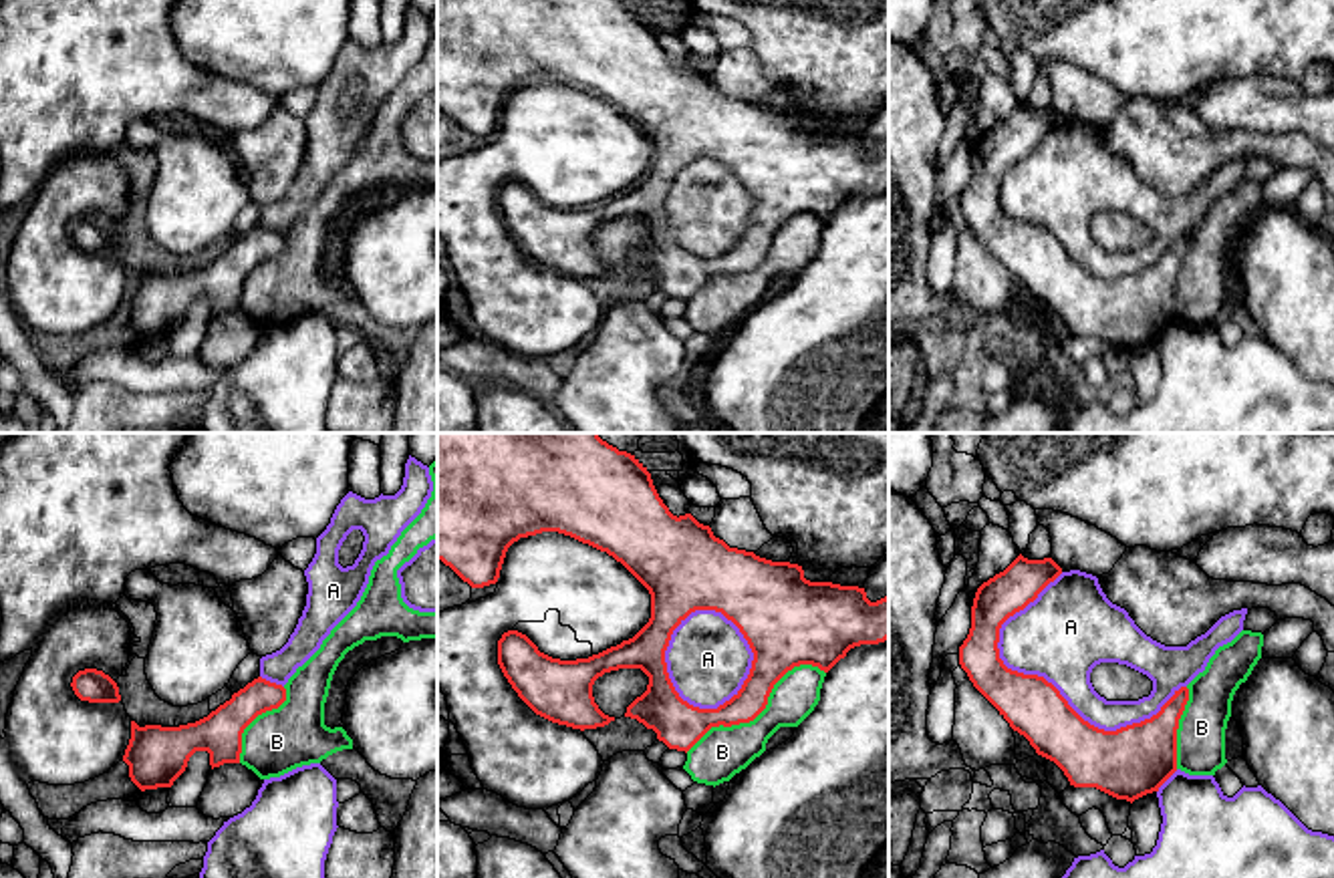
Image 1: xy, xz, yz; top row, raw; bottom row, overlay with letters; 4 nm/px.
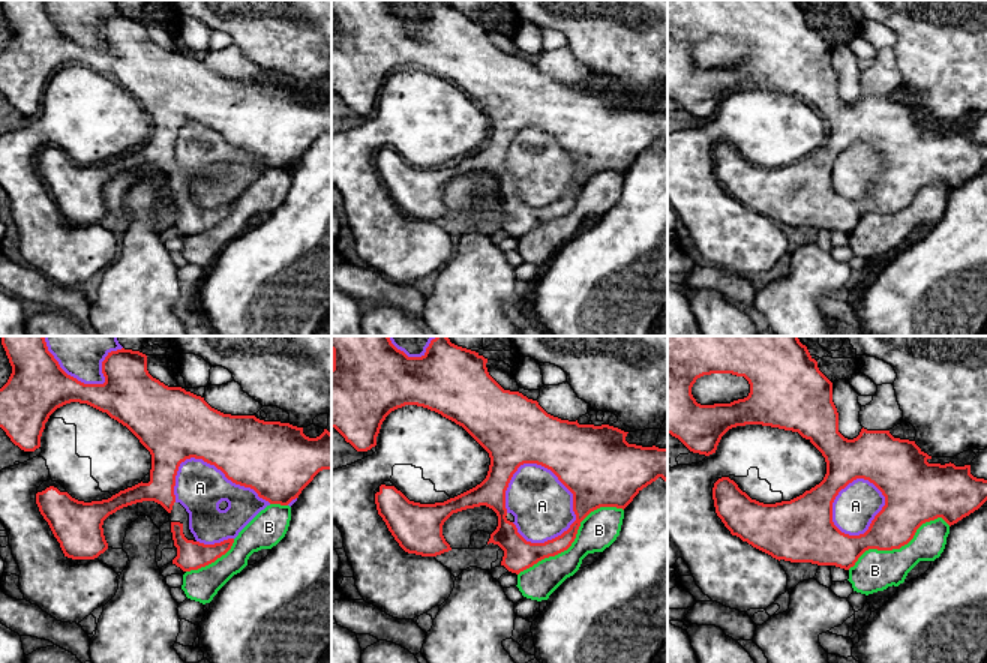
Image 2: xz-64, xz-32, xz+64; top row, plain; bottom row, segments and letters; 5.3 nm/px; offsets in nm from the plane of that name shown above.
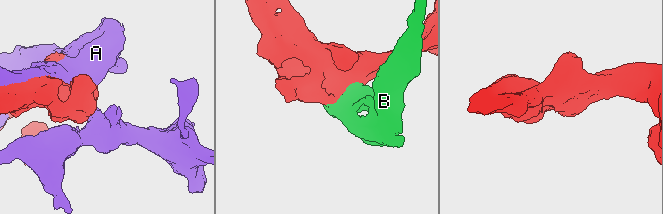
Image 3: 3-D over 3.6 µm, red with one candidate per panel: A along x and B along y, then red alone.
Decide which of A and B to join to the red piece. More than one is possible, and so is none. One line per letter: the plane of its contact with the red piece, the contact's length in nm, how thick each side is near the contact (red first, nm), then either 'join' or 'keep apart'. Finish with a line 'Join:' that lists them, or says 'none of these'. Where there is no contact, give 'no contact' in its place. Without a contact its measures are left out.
A: meets red in yz; contact 800 nm long; 240 nm thick on the red side, 260 nm on the other; keep apart
B: meets red in xz; contact 650 nm long; 190 nm thick on the red side, 200 nm on the other; keep apart
Join: none of these

